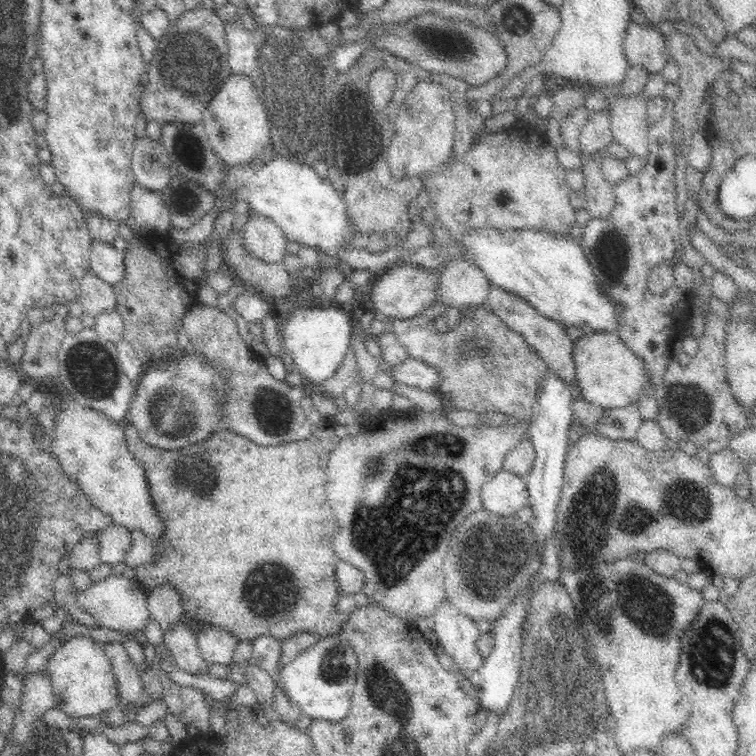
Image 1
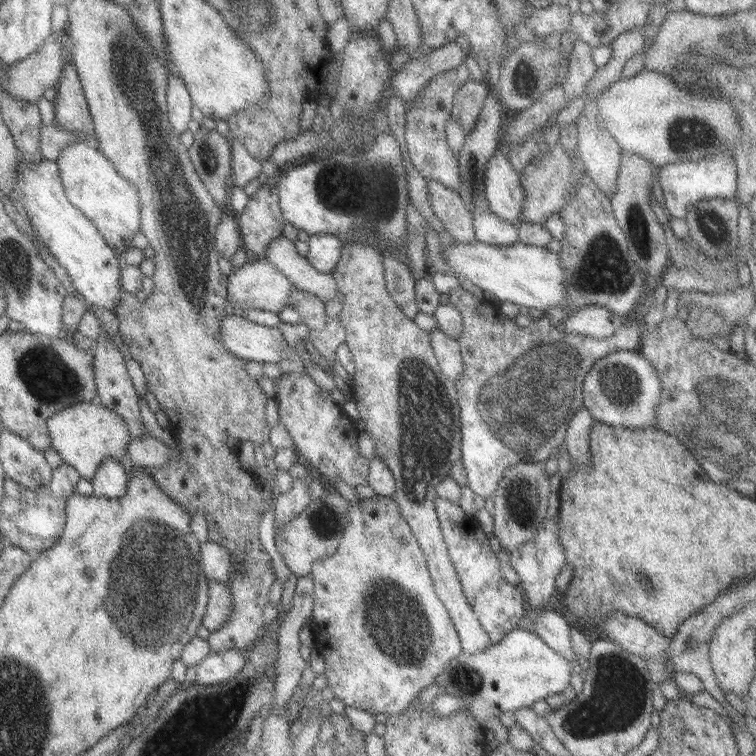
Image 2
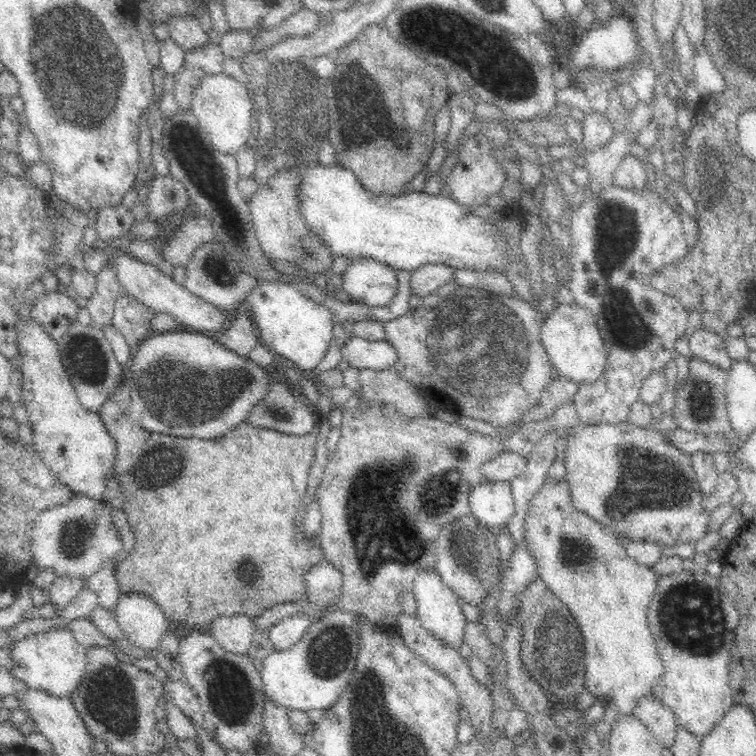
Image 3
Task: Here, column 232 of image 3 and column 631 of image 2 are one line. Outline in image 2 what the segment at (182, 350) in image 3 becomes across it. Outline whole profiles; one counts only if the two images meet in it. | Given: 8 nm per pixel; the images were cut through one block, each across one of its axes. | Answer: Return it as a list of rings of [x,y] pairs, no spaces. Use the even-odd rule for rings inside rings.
[[[613,352],[607,354],[603,360],[597,360],[589,374],[583,380],[583,410],[591,416],[593,422],[601,422],[613,428],[629,428],[629,430],[643,430],[655,426],[657,422],[657,406],[661,404],[661,380],[657,380],[653,368],[639,352]]]

